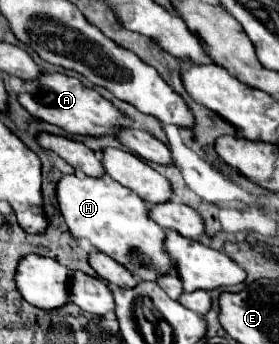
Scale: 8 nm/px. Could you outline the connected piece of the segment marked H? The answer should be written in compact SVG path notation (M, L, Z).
M66 174L58 182L56 198L58 198L60 212L66 220L72 236L88 238L94 248L98 248L100 252L106 252L116 262L124 264L130 272L134 272L134 276L138 276L142 280L156 280L160 274L174 274L174 264L172 264L172 260L168 258L168 254L164 252L164 246L162 246L166 232L154 220L148 218L148 206L140 196L134 194L132 190L128 190L128 188L122 188L108 174L104 174L100 178L90 178L86 174Z

